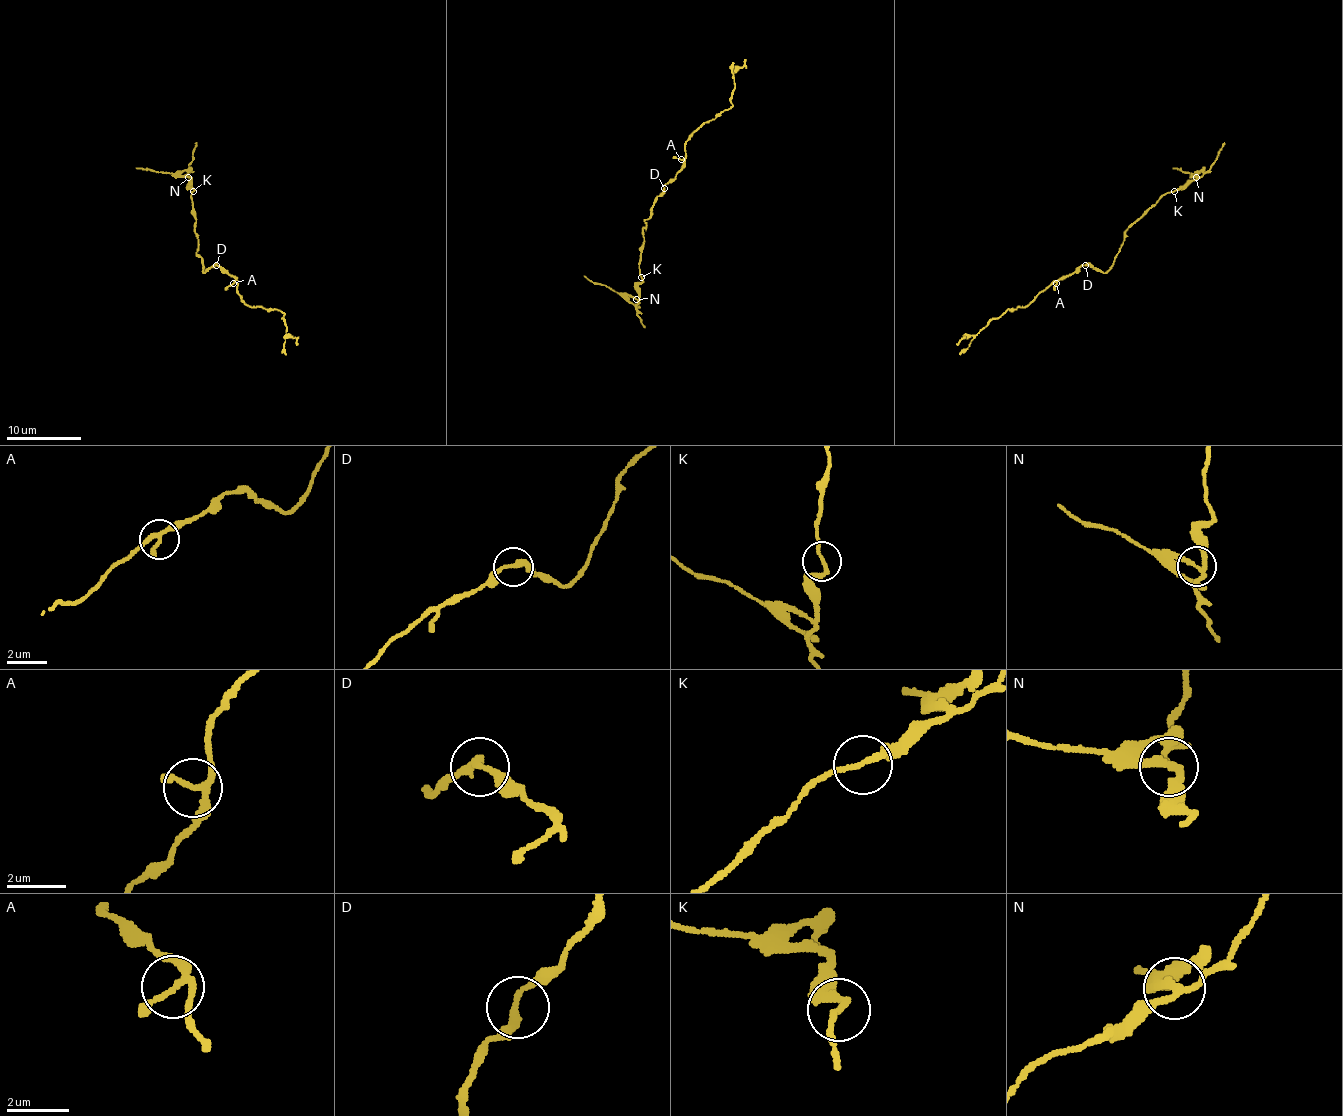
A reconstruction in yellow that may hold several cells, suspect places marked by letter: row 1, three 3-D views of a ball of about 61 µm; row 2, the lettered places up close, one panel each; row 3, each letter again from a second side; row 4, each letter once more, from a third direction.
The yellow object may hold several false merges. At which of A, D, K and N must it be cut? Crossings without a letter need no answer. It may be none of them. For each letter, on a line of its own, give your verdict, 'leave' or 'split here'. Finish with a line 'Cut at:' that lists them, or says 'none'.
A: leave
D: leave
K: leave
N: split here
Cut at: N

